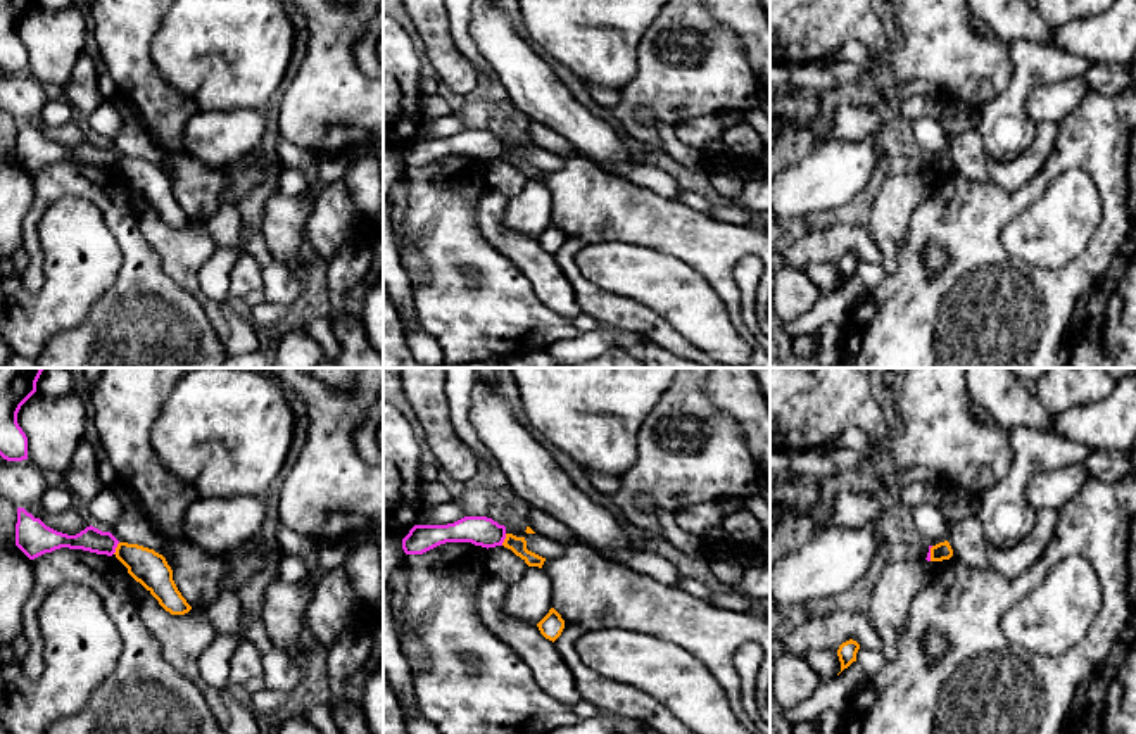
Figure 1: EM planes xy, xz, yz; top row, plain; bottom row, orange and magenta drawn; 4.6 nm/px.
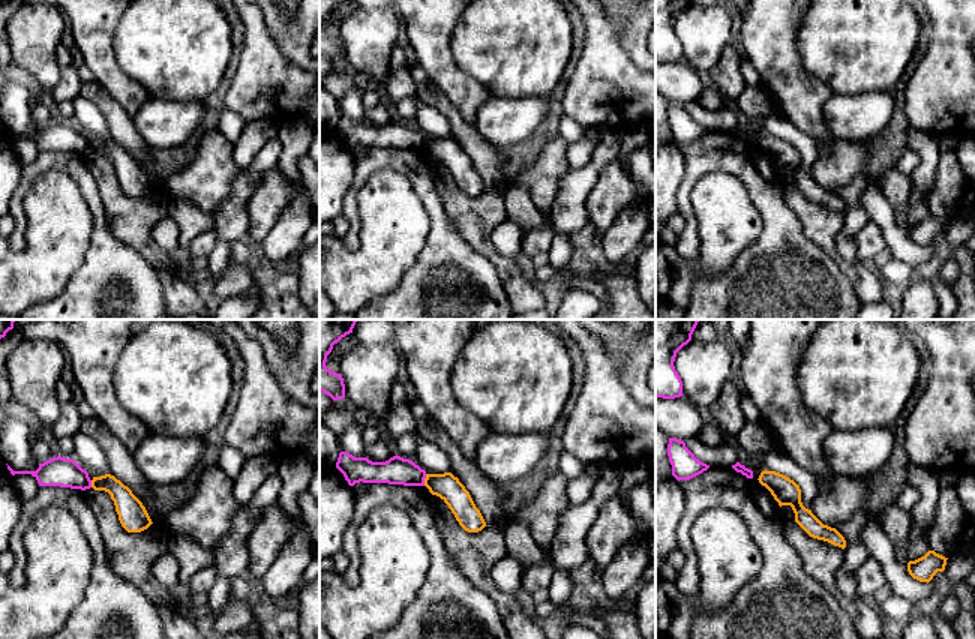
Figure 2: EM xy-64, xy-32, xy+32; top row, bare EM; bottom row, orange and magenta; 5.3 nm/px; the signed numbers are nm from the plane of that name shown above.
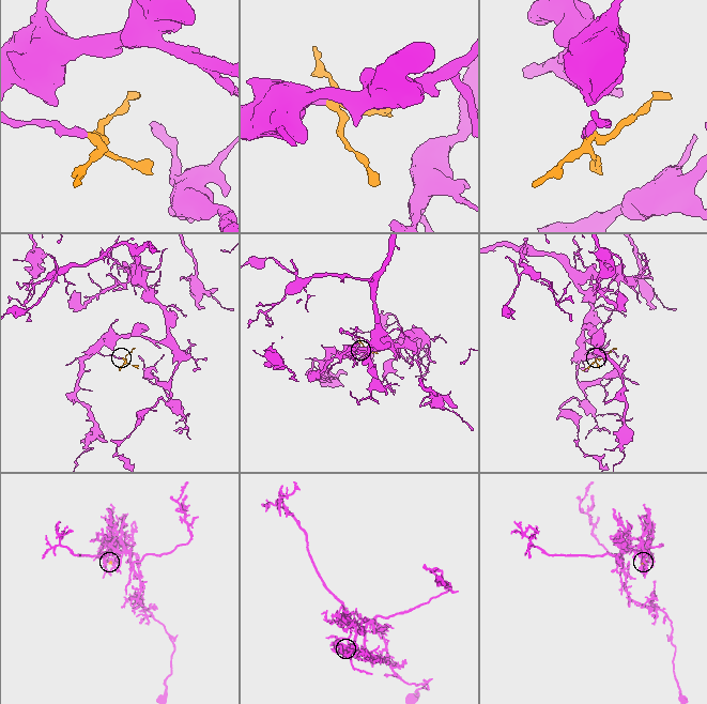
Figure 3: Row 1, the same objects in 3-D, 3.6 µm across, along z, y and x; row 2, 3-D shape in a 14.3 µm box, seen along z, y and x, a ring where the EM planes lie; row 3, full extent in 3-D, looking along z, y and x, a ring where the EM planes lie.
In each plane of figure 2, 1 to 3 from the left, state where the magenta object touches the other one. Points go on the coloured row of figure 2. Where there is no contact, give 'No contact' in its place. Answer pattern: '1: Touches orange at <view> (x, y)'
1: Touches orange at xy-64 (92, 483)
2: Touches orange at xy-32 (425, 480)
3: No contact

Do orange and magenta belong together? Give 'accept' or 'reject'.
reject

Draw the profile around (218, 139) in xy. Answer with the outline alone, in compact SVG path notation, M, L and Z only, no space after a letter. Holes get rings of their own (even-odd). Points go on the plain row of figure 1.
M199 111L185 124L185 155L226 168L254 150L266 130L266 111Z

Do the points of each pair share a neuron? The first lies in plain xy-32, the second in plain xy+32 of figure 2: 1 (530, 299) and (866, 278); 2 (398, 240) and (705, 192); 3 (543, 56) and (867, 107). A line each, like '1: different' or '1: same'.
1: same
2: same
3: different

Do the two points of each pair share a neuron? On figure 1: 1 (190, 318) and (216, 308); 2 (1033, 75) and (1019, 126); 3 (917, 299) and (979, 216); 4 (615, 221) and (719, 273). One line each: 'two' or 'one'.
1: two
2: one
3: one
4: one

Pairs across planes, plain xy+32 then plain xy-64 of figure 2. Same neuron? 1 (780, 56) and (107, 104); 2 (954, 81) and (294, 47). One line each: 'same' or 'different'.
1: different
2: different

